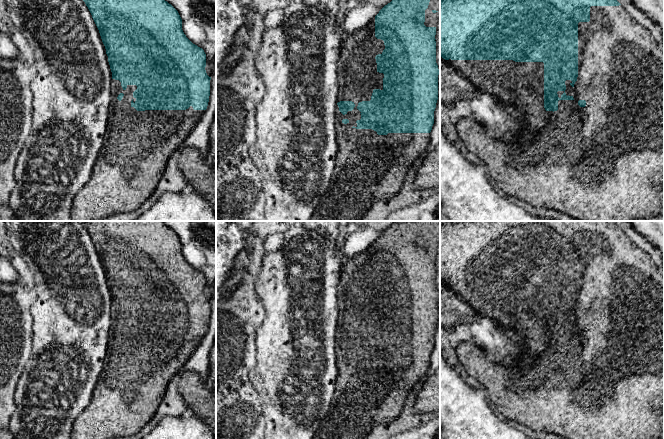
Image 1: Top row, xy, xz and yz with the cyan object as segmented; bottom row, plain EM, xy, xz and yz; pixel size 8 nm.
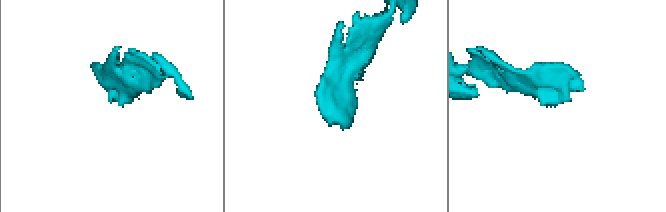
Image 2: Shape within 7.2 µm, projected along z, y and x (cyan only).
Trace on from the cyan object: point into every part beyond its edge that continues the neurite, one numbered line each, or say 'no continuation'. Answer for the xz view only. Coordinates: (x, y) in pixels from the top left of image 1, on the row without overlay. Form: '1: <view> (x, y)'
1: xz (369, 391)

